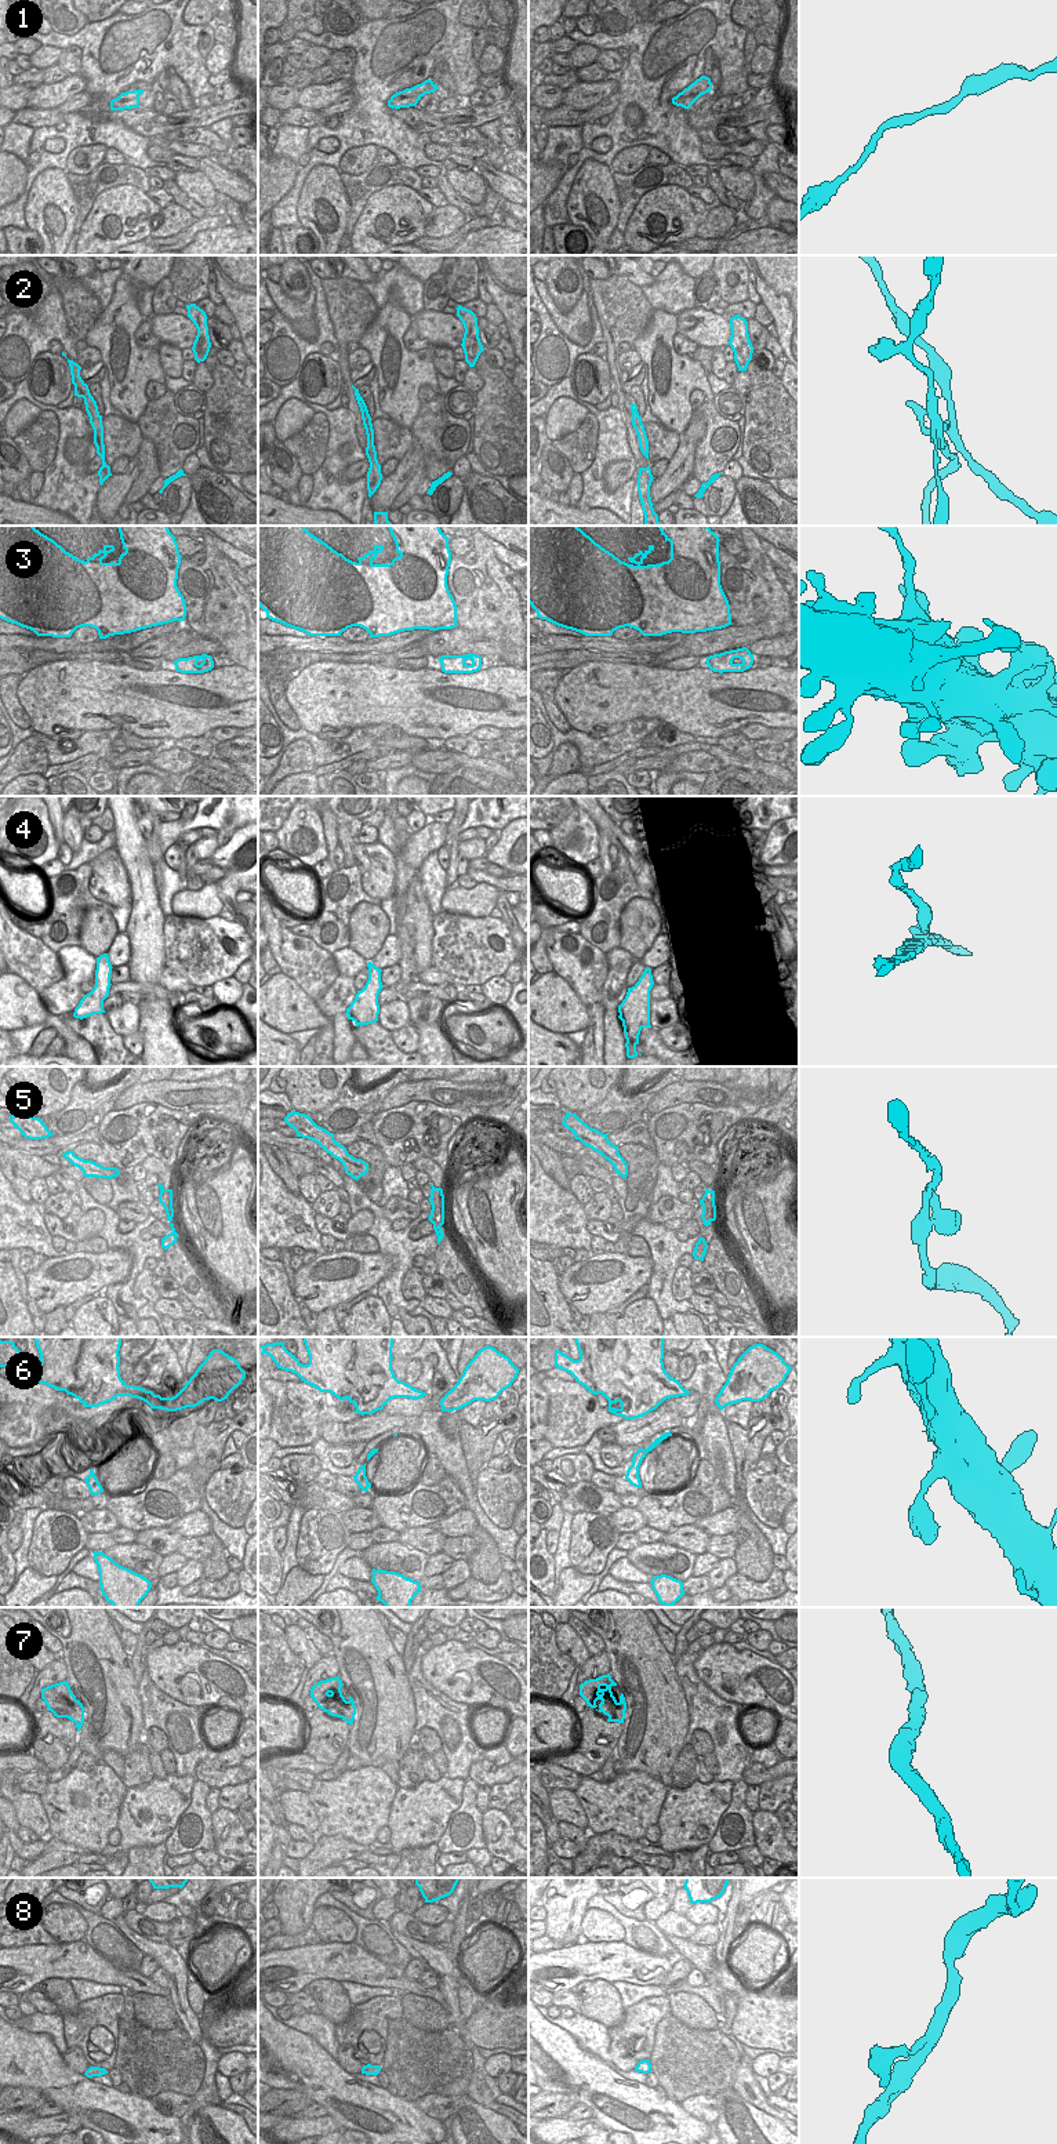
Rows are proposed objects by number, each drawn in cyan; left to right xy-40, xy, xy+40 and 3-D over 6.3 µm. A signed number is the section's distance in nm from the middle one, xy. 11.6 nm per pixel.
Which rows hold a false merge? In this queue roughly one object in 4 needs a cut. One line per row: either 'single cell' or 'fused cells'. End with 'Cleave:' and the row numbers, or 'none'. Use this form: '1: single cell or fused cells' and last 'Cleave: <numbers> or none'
1: single cell
2: fused cells
3: single cell
4: fused cells
5: single cell
6: single cell
7: single cell
8: single cell
Cleave: 2, 4

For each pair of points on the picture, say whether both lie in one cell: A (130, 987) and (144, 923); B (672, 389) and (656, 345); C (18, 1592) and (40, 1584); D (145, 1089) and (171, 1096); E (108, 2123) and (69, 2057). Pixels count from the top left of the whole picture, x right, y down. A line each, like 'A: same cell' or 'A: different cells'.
A: different cells
B: same cell
C: same cell
D: same cell
E: different cells

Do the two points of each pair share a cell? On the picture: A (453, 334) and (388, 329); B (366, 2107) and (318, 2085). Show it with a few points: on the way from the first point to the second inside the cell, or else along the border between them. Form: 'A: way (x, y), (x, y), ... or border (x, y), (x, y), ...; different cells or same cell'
A: border (413, 318), (409, 326); different cells
B: way (353, 2104), (330, 2086); same cell

